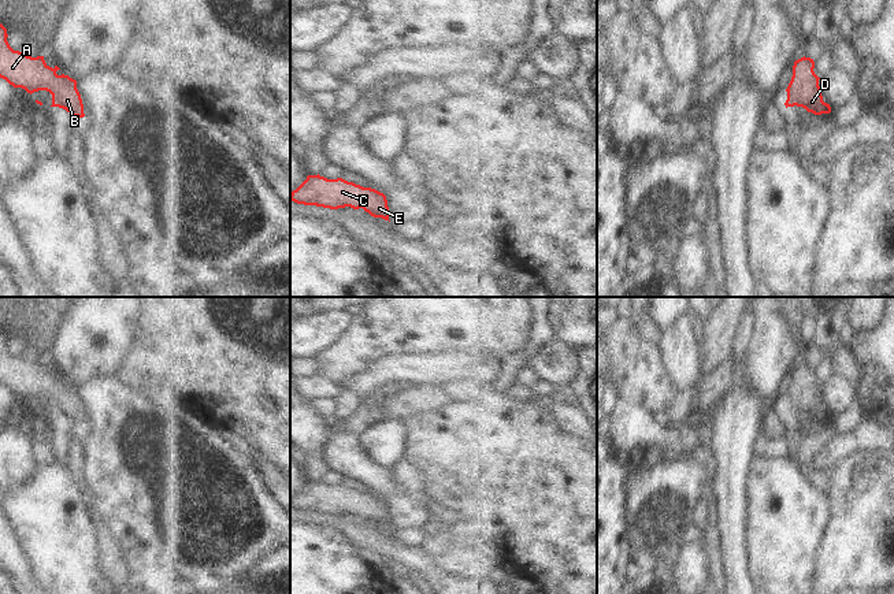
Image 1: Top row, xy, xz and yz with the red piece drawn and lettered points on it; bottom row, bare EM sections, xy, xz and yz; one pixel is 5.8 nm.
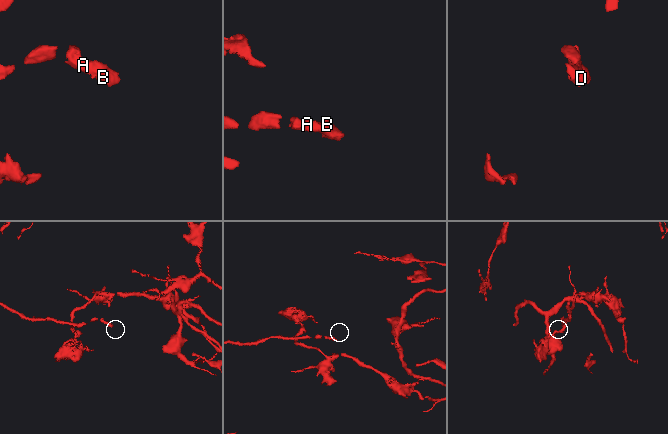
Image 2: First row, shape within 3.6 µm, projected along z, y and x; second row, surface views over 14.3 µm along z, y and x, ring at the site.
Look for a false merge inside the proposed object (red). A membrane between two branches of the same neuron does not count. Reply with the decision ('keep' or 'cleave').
keep

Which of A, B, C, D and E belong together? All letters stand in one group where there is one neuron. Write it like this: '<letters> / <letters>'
A B C D E

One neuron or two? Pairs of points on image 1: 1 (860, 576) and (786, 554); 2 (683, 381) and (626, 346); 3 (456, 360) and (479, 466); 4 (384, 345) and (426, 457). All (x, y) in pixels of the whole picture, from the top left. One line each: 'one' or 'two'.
1: two
2: two
3: two
4: two

